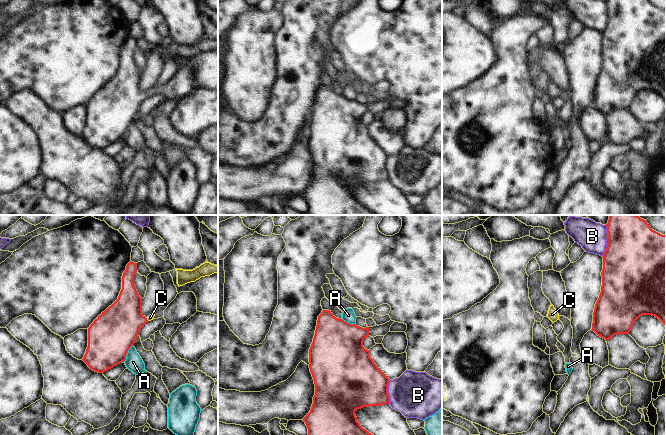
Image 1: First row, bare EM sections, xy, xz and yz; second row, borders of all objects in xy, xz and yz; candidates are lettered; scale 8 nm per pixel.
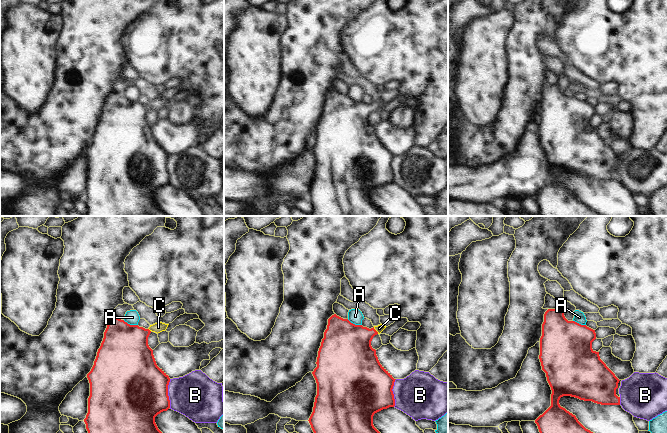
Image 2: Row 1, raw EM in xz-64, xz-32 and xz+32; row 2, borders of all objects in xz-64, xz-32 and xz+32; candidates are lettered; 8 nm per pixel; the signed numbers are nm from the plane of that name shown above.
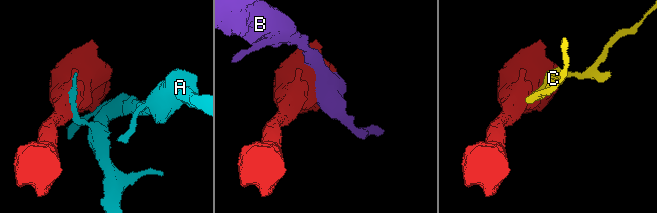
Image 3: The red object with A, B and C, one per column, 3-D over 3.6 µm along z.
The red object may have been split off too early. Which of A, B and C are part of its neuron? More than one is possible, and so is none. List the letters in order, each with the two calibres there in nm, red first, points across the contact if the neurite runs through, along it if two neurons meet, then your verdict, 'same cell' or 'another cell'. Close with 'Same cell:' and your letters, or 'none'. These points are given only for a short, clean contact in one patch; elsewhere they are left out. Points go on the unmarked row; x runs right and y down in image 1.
A: 360 nm thick on the red side, 140 nm on the other; another cell
B: 480 nm thick on the red side, 220 nm on the other; another cell
C: 360 nm thick on the red side, 40 nm on the other; runs through xy (117, 104), (125, 96), (146, 95), (150, 93); same cell
Same cell: C

